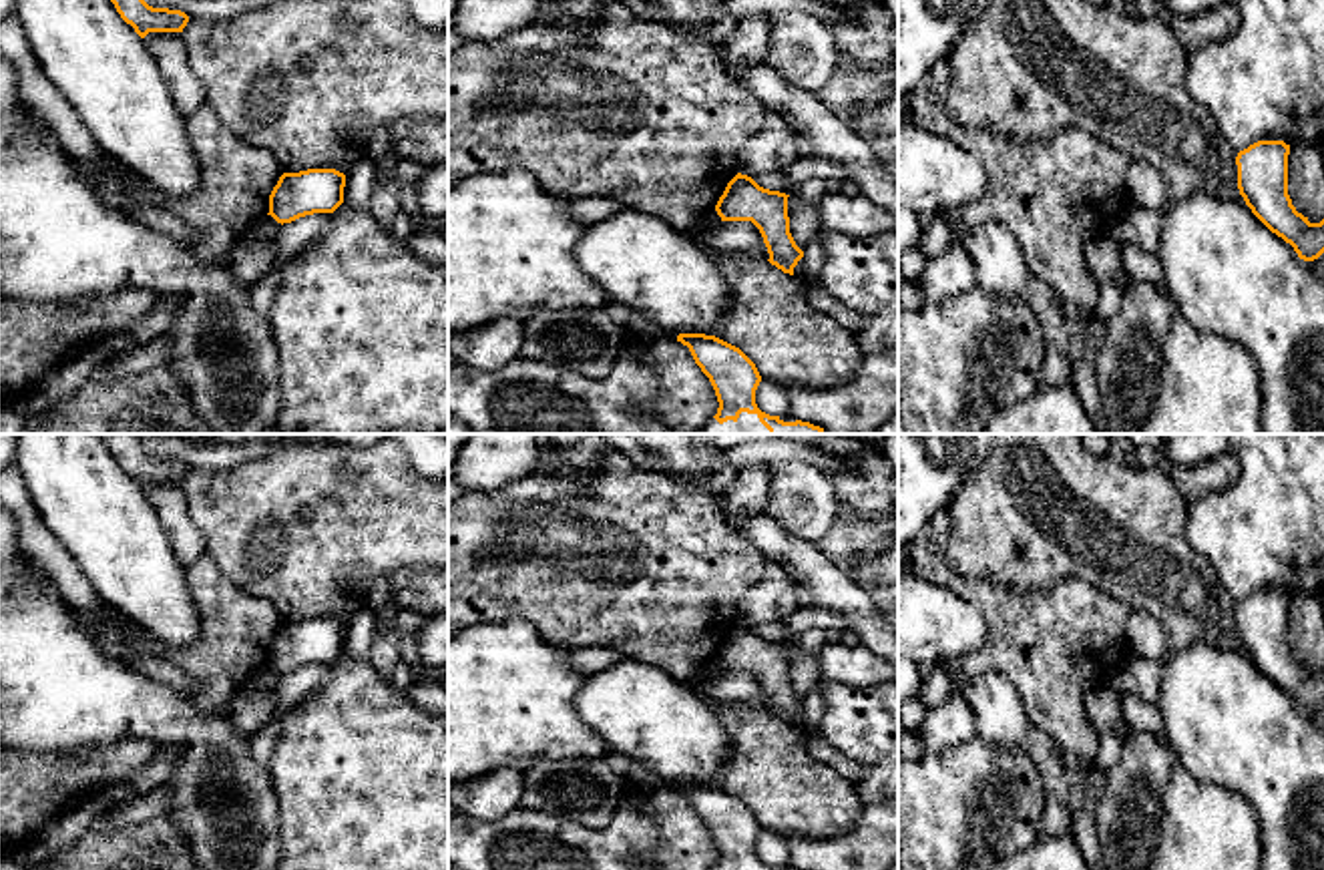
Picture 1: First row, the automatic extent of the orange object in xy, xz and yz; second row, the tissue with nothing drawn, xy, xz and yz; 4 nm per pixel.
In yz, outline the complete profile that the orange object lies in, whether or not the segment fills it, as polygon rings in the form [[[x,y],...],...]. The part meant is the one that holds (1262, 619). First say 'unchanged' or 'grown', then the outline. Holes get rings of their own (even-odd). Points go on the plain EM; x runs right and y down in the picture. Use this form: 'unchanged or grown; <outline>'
unchanged; [[[1258,591],[1236,607],[1238,639],[1252,663],[1294,697],[1300,709],[1324,703],[1324,669],[1310,673],[1288,645],[1288,605],[1284,591]]]

